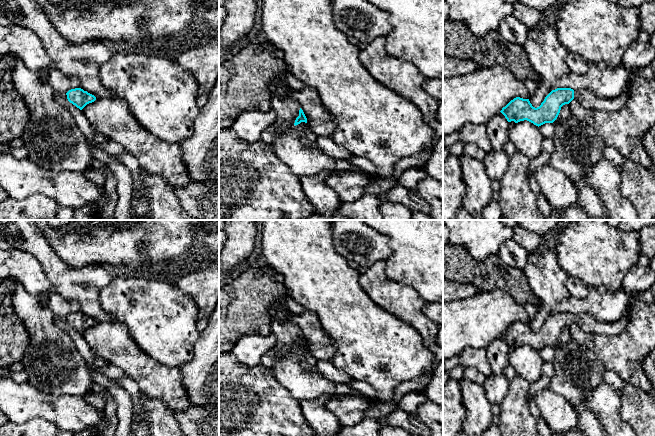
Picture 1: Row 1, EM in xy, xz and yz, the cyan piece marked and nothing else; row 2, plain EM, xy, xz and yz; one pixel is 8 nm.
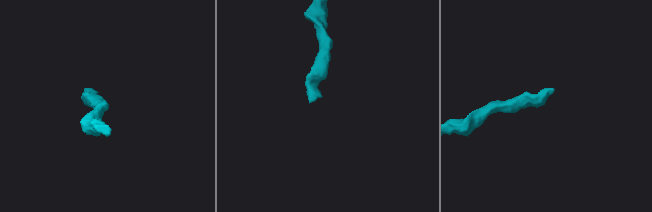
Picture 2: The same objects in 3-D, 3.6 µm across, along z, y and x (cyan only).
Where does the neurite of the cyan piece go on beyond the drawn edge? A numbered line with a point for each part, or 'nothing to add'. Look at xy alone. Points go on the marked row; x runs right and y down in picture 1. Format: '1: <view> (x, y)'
nothing to add

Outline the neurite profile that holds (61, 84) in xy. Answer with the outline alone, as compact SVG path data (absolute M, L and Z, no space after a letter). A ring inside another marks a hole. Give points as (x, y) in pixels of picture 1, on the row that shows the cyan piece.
M57 68L49 70L47 83L57 94L66 94L71 89L80 88L80 81L77 78L65 76Z

